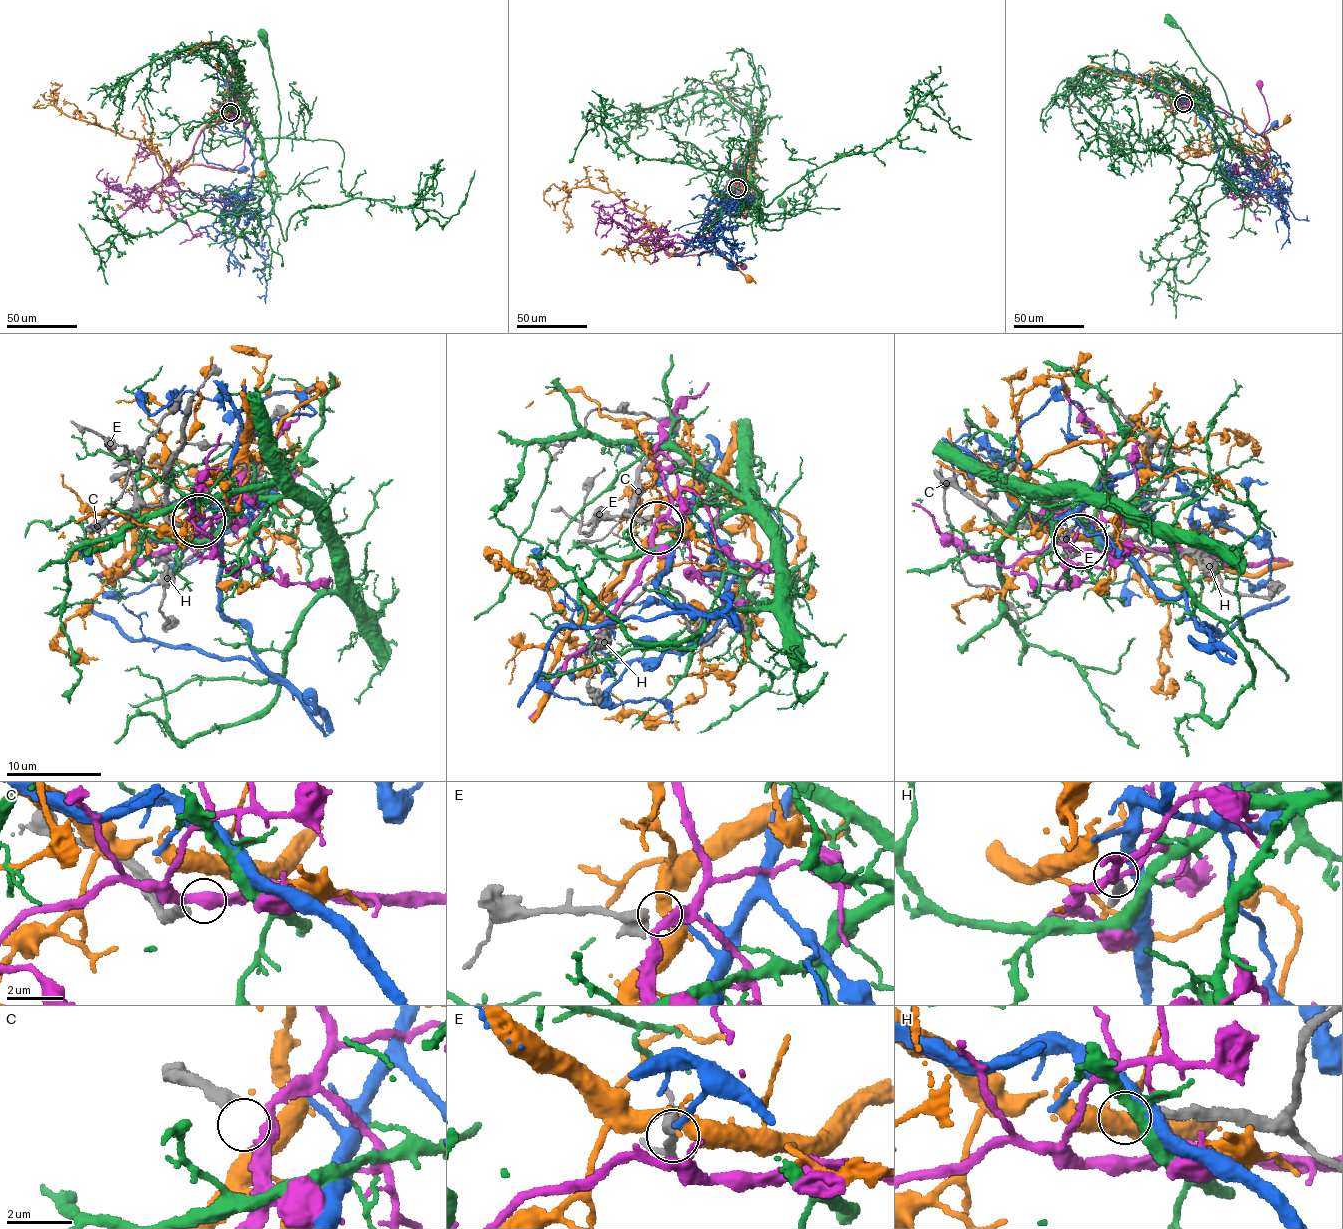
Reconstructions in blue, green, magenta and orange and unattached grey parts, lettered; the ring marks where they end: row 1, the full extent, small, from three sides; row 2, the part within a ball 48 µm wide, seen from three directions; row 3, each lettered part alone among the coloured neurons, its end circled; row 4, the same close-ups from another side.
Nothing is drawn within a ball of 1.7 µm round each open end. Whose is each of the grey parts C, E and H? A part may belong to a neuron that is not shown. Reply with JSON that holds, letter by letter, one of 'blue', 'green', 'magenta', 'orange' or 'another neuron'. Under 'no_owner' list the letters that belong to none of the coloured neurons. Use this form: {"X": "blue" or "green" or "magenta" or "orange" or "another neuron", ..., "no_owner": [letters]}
{"C": "magenta", "E": "blue", "H": "another neuron", "no_owner": ["H"]}

